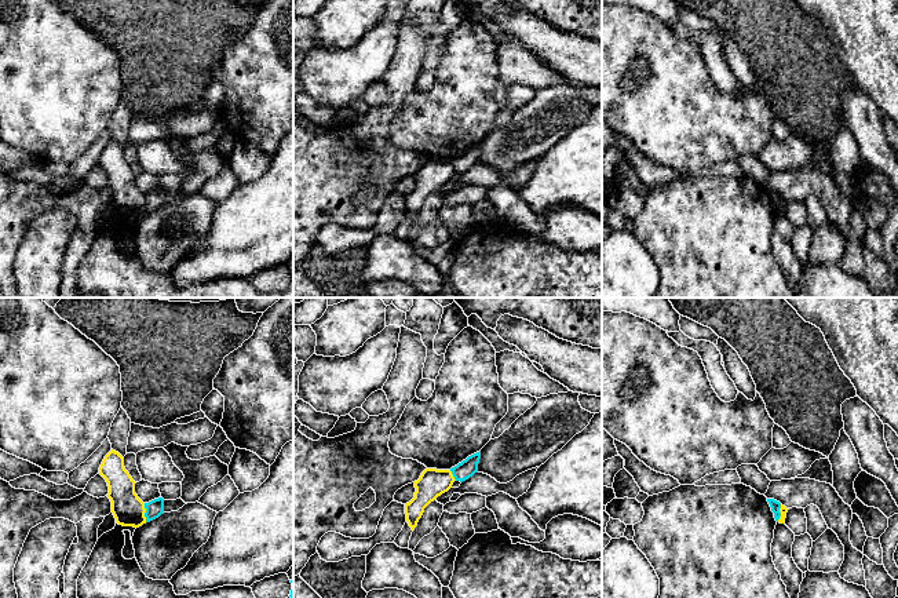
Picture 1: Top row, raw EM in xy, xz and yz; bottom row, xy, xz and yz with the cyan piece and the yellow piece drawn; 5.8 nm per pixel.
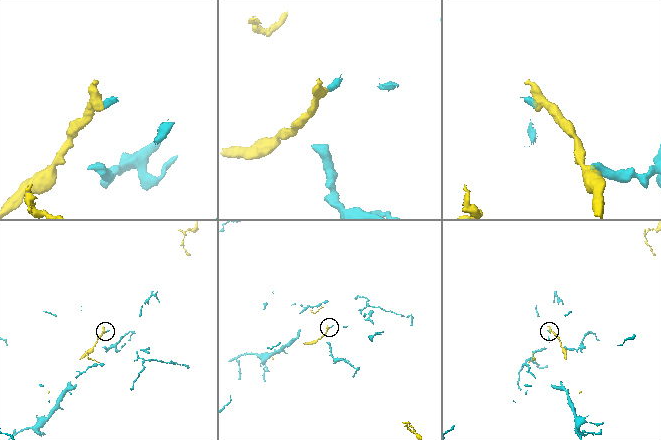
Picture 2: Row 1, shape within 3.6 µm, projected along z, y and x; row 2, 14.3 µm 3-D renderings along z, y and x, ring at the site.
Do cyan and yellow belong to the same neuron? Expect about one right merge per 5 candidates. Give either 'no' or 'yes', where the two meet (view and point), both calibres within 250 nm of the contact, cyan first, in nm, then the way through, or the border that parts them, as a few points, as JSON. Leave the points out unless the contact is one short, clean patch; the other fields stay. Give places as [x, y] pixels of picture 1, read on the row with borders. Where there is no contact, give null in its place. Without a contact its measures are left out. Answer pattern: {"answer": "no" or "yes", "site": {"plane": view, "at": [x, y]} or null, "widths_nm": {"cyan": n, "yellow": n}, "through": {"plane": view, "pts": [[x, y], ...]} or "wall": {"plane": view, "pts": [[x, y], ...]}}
{"answer": "no", "site": {"plane": "xy", "at": [145, 513]}, "widths_nm": {"cyan": 100, "yellow": 190}, "wall": {"plane": "xy", "pts": [[143, 503], [146, 521]]}}

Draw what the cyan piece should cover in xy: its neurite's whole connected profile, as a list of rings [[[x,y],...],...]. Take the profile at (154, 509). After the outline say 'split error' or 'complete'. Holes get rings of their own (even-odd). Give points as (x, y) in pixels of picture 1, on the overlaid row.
[[[158,497],[149,503],[145,503],[145,508],[146,508],[146,513],[145,513],[146,522],[150,522],[158,518],[161,514],[164,514],[164,499]]]; complete

